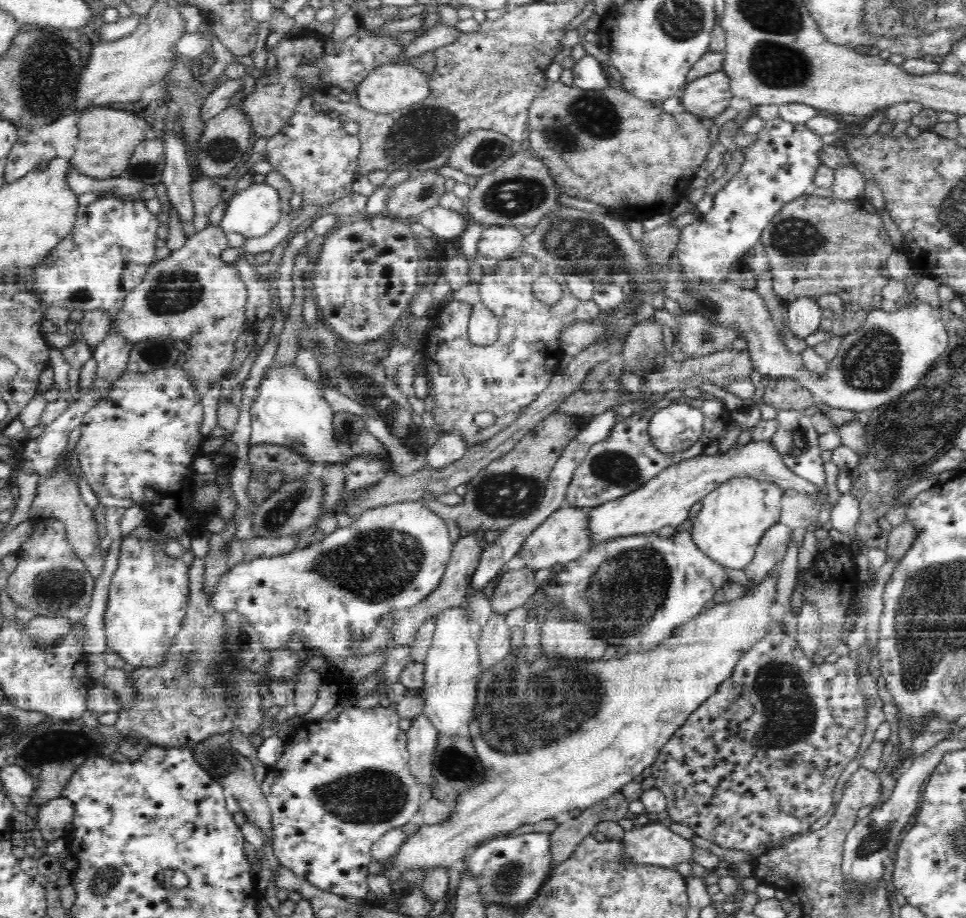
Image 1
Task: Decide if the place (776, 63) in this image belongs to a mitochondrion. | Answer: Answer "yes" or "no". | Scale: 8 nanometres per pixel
yes

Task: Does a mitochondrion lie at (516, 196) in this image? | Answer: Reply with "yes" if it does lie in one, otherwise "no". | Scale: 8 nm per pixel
yes

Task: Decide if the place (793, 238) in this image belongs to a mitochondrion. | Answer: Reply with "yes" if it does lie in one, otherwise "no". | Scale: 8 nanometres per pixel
yes

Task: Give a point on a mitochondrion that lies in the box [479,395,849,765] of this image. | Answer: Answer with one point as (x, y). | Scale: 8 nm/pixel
(628, 589)

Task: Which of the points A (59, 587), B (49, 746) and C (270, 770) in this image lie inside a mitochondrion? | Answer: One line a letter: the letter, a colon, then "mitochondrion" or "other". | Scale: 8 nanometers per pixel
A: mitochondrion
B: mitochondrion
C: other

